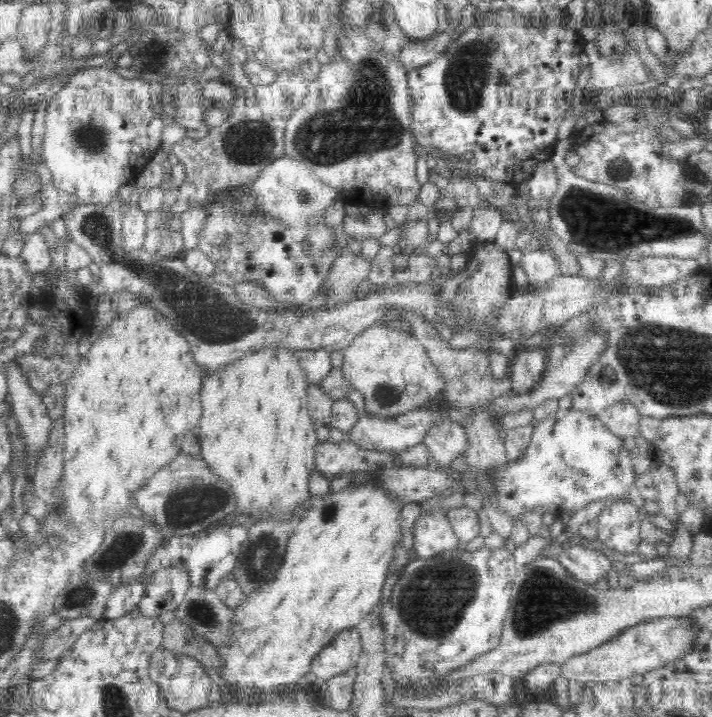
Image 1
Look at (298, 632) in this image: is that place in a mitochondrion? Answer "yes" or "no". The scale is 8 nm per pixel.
no

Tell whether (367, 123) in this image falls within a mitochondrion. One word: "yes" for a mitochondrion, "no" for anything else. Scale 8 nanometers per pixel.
yes

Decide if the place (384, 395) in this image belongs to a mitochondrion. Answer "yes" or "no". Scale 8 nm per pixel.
yes

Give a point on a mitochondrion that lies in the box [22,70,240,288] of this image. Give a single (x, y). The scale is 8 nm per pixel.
(90, 138)

